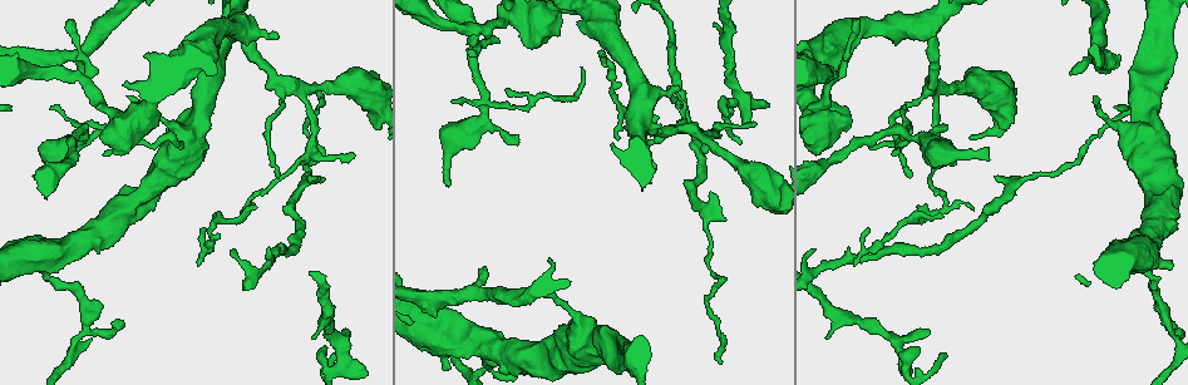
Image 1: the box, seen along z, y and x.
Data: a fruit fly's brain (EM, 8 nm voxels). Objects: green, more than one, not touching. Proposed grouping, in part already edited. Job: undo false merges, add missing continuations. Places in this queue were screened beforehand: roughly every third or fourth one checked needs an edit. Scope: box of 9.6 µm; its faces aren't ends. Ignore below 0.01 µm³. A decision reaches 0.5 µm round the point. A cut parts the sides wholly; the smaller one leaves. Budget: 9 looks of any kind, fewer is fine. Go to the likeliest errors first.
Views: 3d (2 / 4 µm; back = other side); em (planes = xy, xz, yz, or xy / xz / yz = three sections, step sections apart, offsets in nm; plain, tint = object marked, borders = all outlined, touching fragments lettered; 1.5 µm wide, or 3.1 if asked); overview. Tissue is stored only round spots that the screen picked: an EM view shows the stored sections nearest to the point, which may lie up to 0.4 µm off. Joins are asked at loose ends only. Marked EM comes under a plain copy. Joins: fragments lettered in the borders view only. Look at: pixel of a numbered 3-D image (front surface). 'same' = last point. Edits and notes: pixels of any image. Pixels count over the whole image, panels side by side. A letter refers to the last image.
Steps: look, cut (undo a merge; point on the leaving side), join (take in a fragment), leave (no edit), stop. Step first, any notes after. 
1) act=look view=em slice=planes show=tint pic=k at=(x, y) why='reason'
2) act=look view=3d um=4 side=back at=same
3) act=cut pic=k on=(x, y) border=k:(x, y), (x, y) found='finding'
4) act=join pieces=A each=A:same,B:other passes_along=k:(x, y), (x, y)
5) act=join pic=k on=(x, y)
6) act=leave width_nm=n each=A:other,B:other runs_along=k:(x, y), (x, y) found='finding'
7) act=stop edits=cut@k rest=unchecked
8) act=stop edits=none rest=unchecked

act=look view=em slice=planes show=tint pic=1 at=(311, 153)

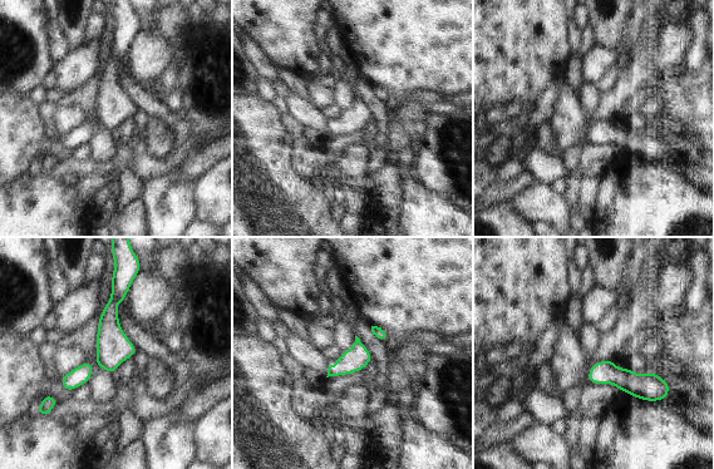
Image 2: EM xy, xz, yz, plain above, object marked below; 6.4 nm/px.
act=look view=em slice=planes show=borders at=same why='see the neighbours'

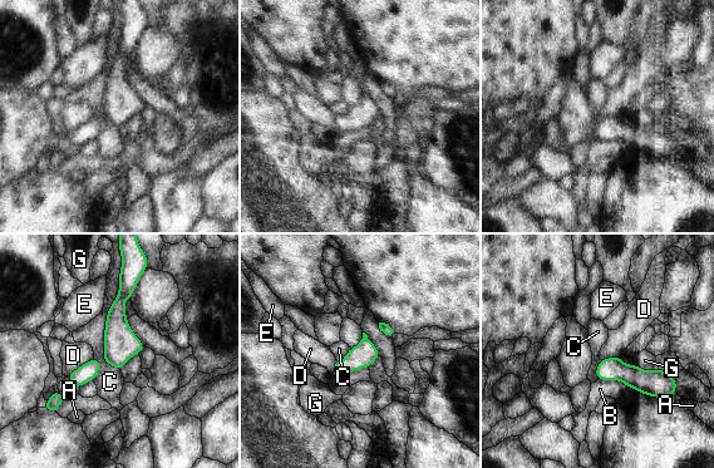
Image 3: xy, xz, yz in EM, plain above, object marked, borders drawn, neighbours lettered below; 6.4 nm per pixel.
act=leave each=A:other,B:other,C:other,D:other,E:other,G:other runs_along=3:(126, 279), (119, 365) found='all the same neuron'

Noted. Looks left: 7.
act=look view=3d um=4 pic=1 at=(1147, 273) why='thin neck'

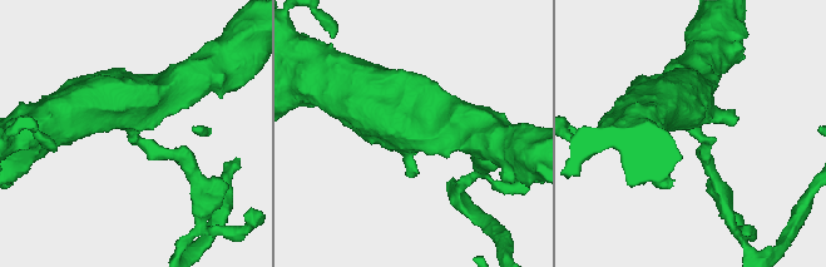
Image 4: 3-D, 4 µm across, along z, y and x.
act=look view=em um=3.1 slice=xy step=8 show=tint pic=4 at=(136, 125)

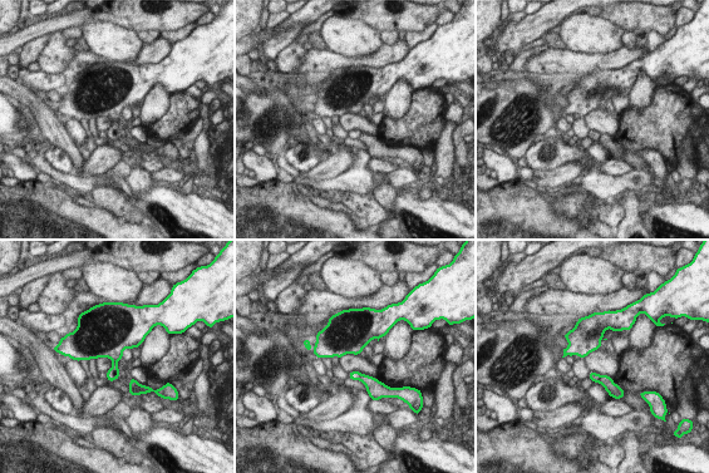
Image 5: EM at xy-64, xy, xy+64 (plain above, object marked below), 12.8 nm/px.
act=look view=em um=3.1 slice=xy step=8 show=borders at=same

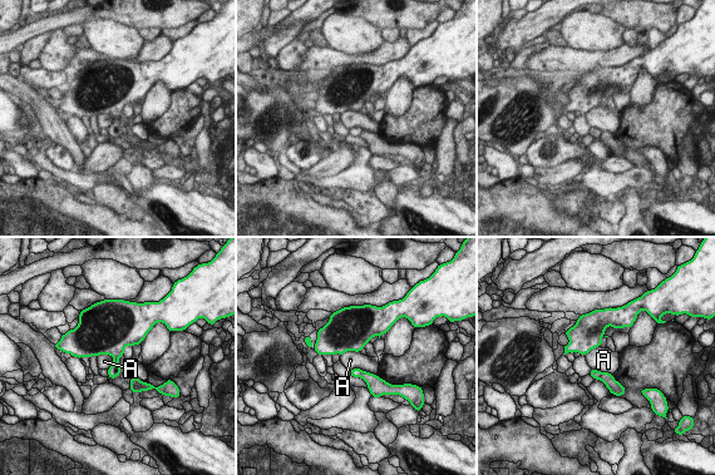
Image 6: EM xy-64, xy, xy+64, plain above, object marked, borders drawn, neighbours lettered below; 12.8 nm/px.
act=cut pic=6 on=(615, 387) each=A:other border=6:(602, 372), (598, 379) found='a second neuron is stuck on'

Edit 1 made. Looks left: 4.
act=look view=3d um=2 pic=1 at=(85, 130) why='a fork'

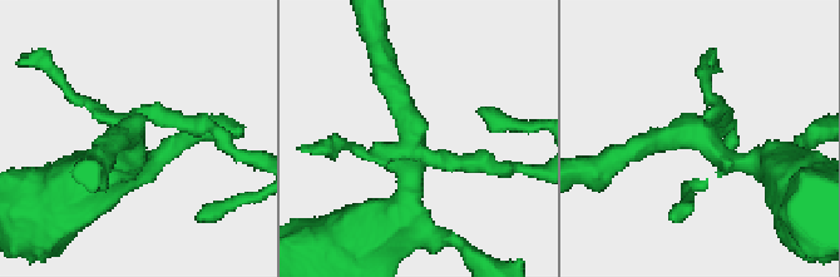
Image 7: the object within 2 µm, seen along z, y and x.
act=look view=em slice=xy step=4 show=borders pic=7 at=(130, 140)

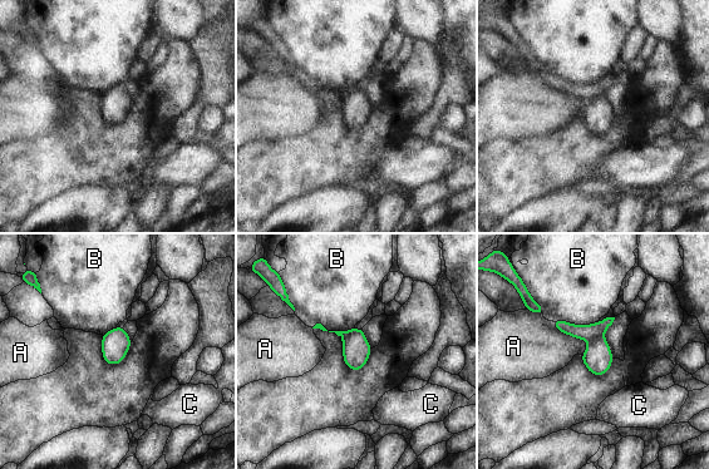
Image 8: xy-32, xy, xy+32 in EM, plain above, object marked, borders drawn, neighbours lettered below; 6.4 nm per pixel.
act=cut pic=8 on=(591, 331) longest_contact=A:300nm each=A:other,B:other,C:other found='a second neuron is stuck on'

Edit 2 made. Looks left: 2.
act=stop edits=cut@6,cut@8 rest=unchecked

